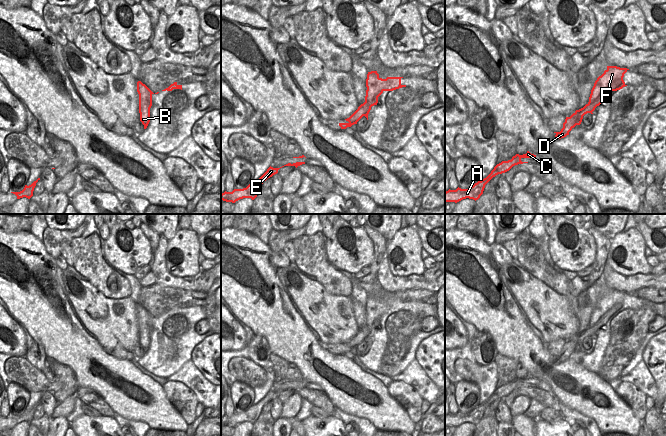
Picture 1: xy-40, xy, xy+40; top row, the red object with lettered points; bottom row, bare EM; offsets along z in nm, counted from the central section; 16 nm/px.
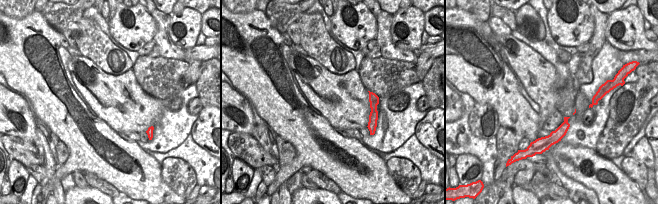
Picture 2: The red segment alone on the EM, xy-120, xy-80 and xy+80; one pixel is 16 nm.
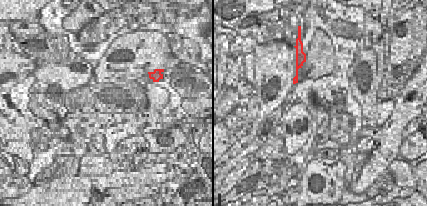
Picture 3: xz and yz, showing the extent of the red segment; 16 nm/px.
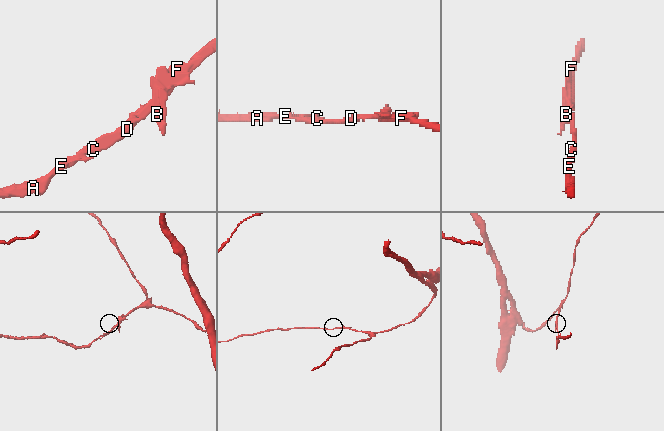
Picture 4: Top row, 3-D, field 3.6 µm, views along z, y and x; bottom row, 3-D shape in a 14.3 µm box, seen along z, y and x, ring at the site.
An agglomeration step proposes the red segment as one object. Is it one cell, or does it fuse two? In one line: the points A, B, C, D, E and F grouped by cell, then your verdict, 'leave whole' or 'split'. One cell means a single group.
A B C D E F; leave whole

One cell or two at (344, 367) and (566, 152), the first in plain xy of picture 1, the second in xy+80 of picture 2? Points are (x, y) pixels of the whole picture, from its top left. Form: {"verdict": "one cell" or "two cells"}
{"verdict": "one cell"}

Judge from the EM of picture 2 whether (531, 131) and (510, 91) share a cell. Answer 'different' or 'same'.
same

